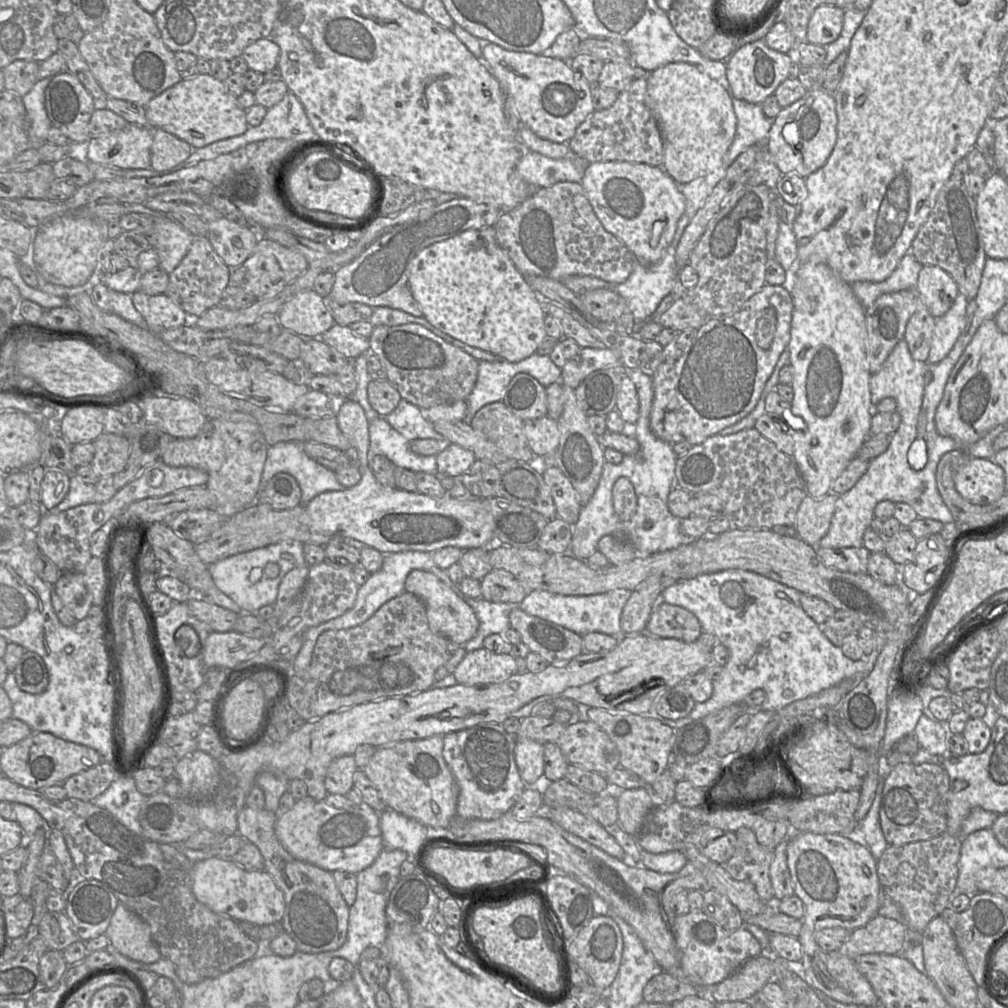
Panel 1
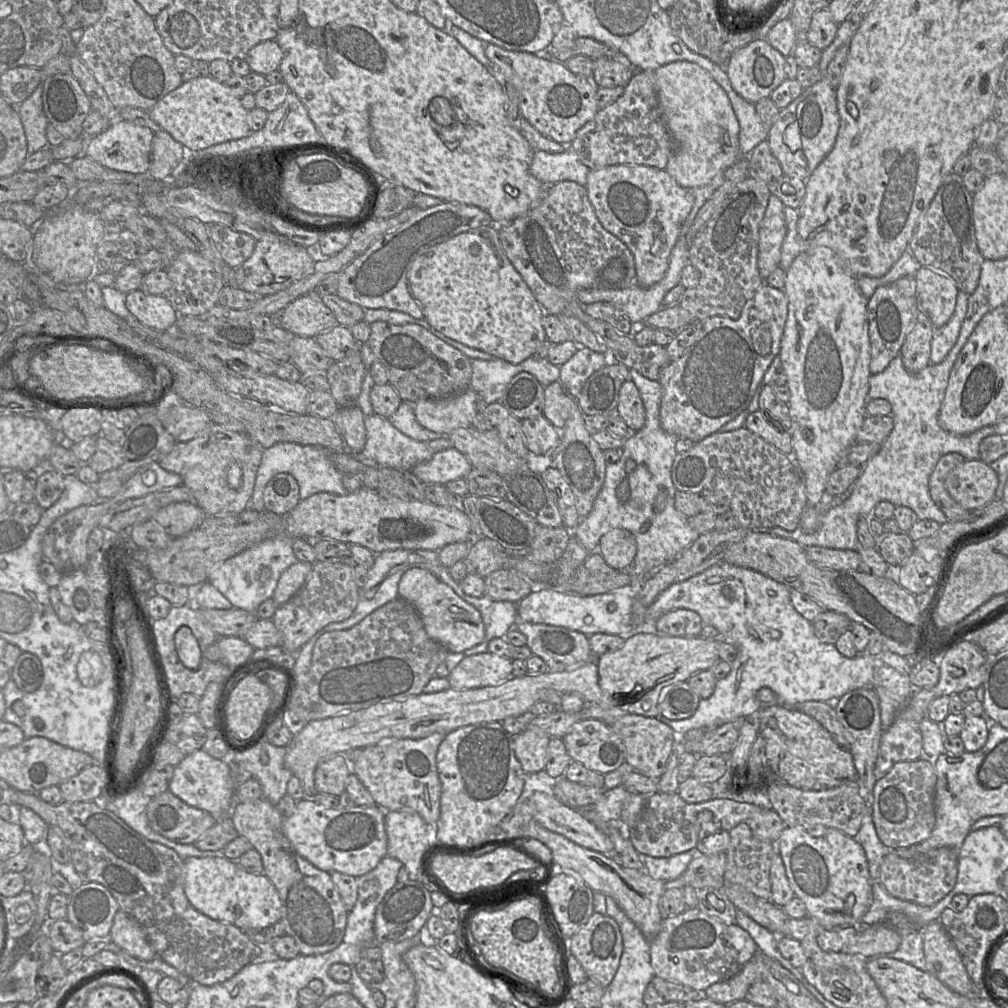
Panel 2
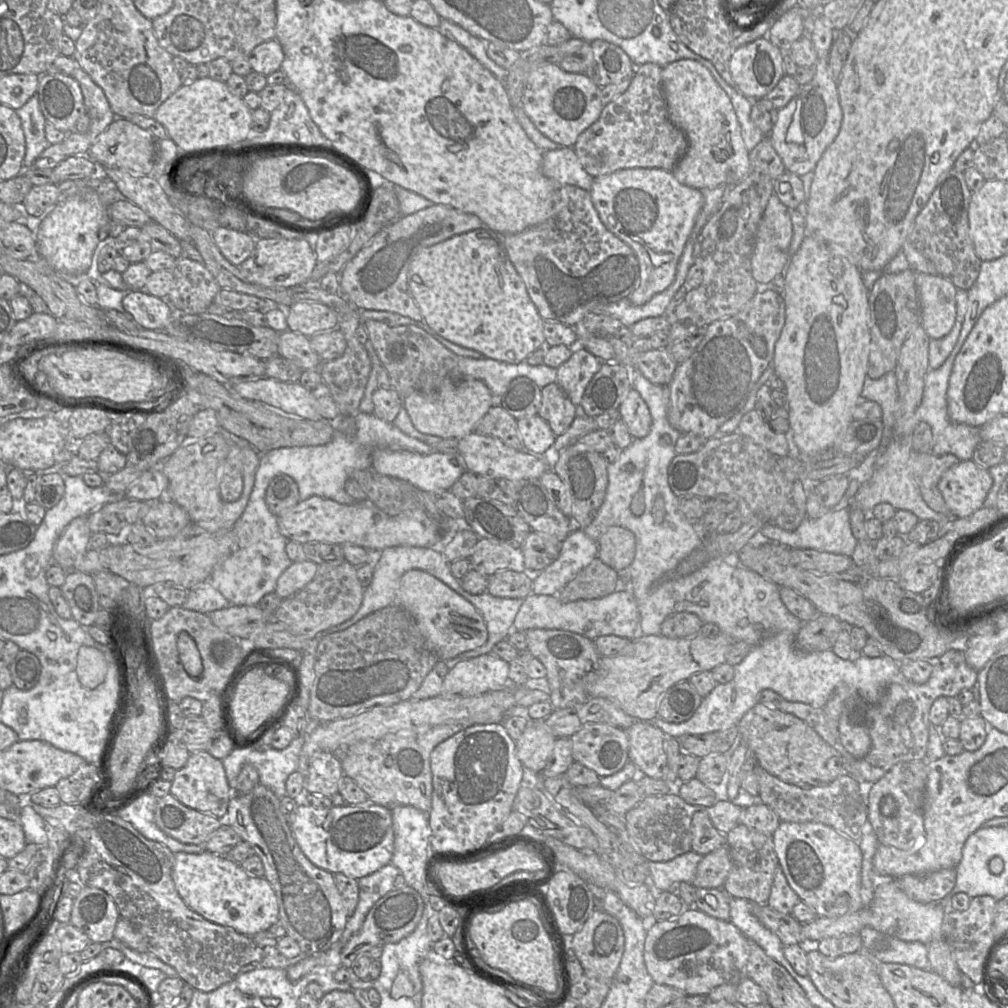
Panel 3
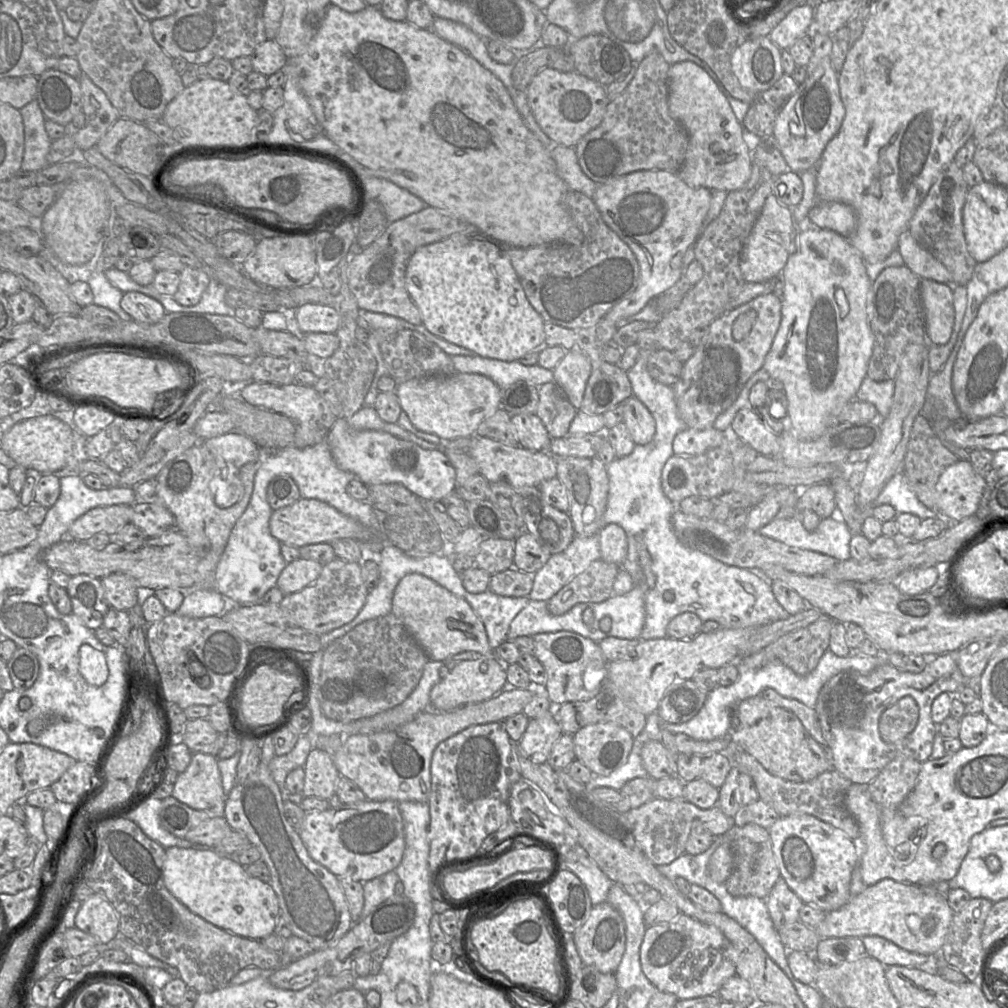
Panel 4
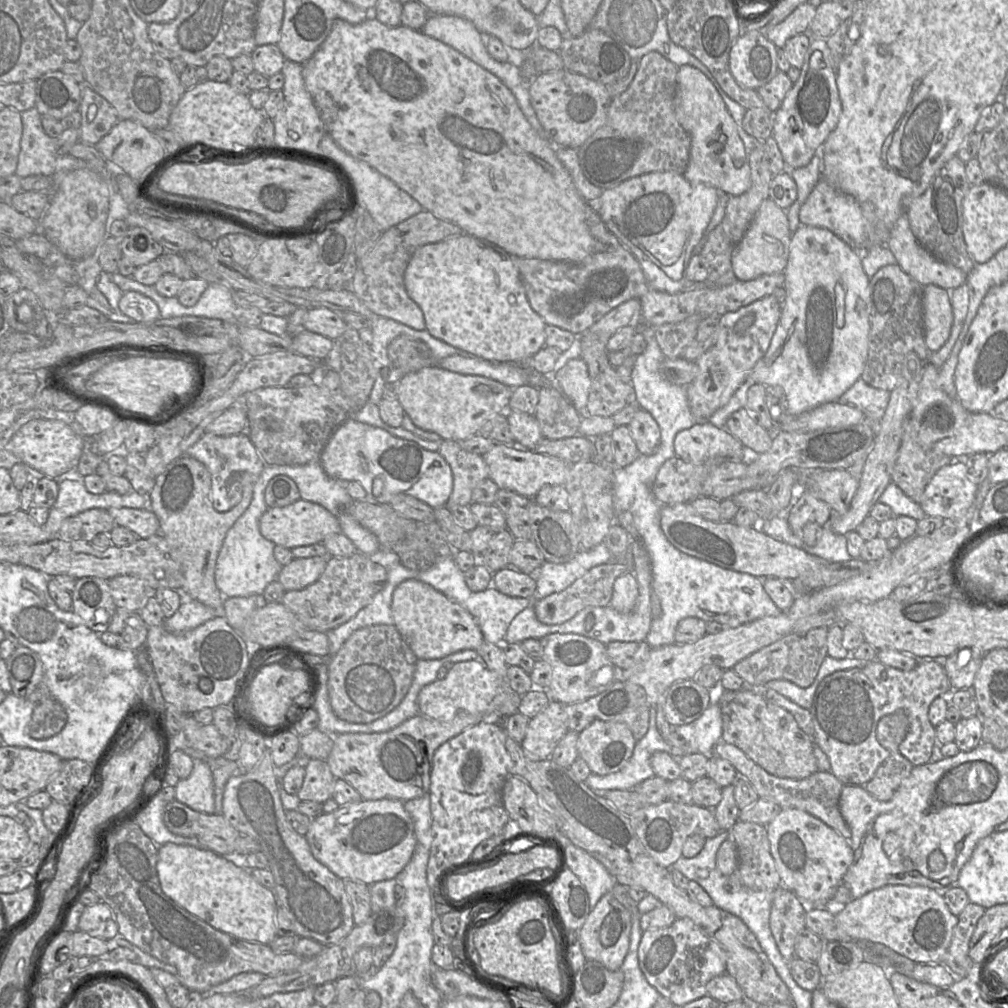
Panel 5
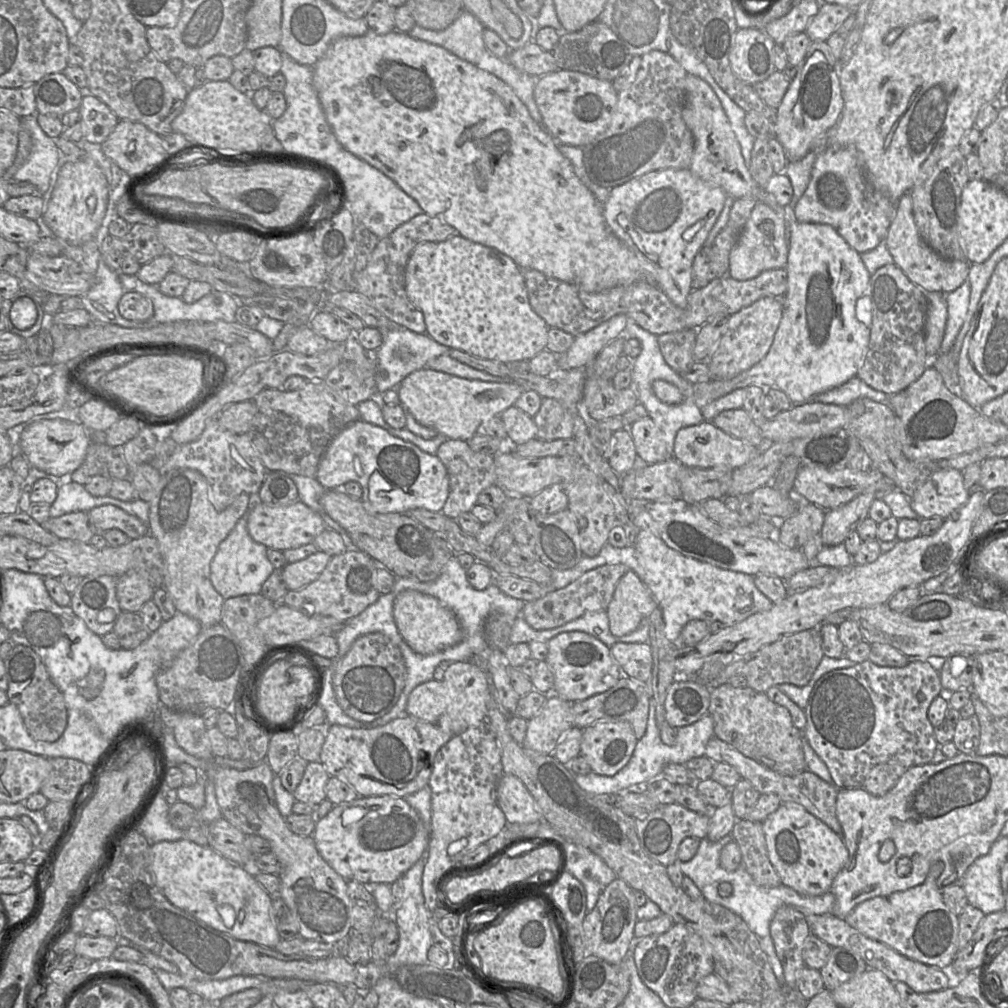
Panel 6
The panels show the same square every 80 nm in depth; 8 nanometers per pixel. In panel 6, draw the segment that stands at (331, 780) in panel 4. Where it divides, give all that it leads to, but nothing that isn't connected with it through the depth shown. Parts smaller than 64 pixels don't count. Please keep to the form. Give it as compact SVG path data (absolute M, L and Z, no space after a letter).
M320 761L308 762L304 775L292 793L295 800L313 805L319 805L326 799L325 786L330 775Z

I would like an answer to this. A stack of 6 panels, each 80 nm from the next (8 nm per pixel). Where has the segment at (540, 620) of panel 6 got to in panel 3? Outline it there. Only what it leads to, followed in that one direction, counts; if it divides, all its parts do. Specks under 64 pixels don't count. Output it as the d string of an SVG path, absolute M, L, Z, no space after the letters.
M596 557L557 594L563 603L590 600L607 596L615 591L618 572Z

